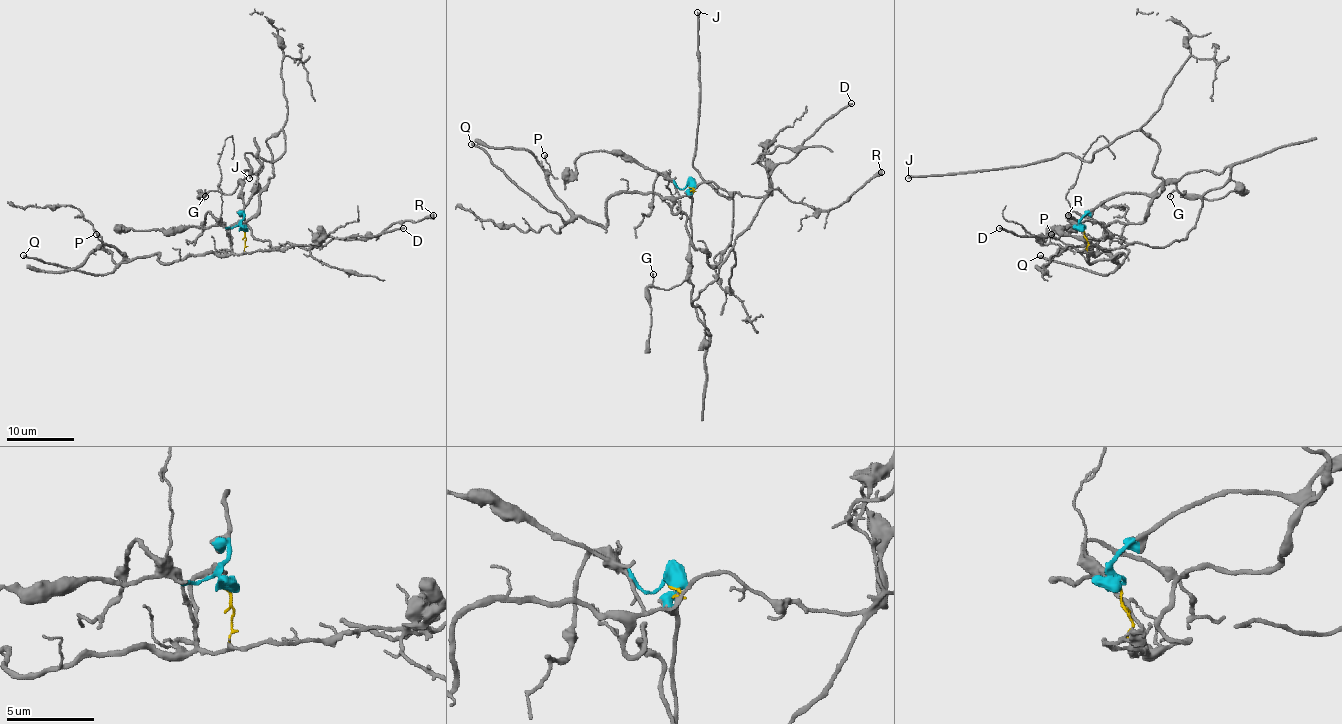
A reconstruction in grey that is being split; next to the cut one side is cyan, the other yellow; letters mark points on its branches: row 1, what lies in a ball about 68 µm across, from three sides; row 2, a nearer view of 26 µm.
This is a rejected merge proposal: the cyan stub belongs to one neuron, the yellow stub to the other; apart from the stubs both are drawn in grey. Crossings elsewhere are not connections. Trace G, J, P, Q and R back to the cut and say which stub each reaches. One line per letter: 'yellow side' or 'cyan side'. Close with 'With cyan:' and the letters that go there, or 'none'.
G: cyan side
J: yellow side
P: yellow side
Q: yellow side
R: yellow side
With cyan: G

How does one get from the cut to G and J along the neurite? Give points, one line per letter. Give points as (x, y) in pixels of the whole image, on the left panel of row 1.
G: (241, 230), (243, 192), (239, 184), (231, 194), (206, 191), (206, 196)
J: (241, 230), (244, 252), (229, 253), (280, 130), (271, 160), (244, 155), (249, 177)

